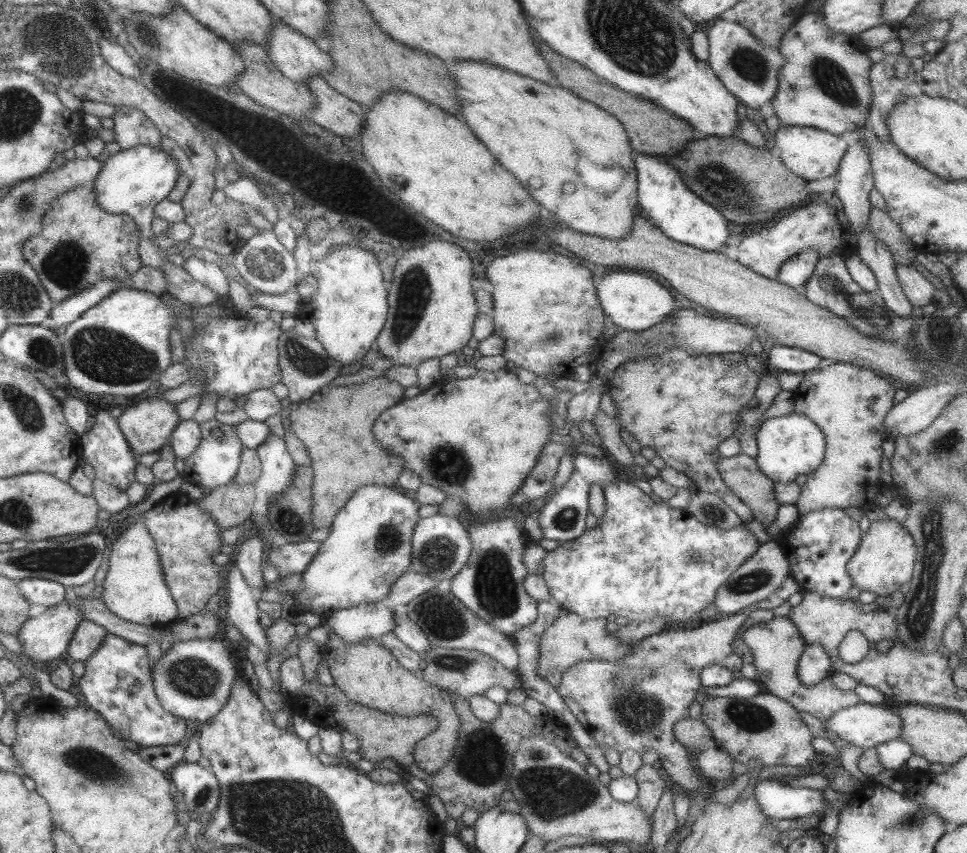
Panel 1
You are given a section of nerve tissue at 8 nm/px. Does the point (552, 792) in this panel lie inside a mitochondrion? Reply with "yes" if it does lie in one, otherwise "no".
yes

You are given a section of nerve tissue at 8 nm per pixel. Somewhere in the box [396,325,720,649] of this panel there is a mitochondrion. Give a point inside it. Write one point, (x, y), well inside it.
(497, 590)

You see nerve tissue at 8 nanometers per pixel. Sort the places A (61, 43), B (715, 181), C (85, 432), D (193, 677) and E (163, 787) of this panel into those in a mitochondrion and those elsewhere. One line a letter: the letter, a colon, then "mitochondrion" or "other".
A: mitochondrion
B: mitochondrion
C: other
D: mitochondrion
E: other

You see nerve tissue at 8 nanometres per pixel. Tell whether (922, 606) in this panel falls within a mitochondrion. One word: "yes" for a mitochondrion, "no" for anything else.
yes

